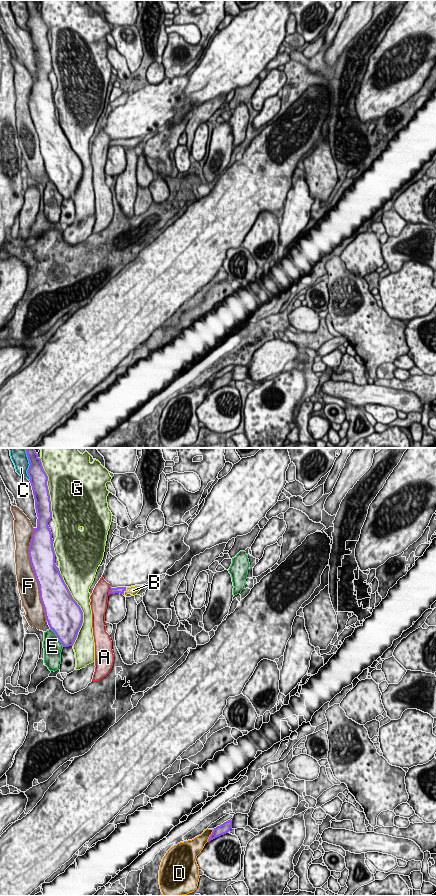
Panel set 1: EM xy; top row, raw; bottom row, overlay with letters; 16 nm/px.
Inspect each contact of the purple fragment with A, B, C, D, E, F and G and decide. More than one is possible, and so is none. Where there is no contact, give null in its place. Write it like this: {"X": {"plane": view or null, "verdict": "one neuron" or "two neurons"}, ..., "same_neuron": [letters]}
{"A": {"plane": "xy", "verdict": "two neurons"}, "B": {"plane": "xy", "verdict": "one neuron"}, "C": {"plane": "xy", "verdict": "two neurons"}, "D": {"plane": "xy", "verdict": "two neurons"}, "E": {"plane": "xy", "verdict": "two neurons"}, "F": {"plane": "xy", "verdict": "two neurons"}, "G": {"plane": "xy", "verdict": "two neurons"}, "same_neuron": ["B"]}

